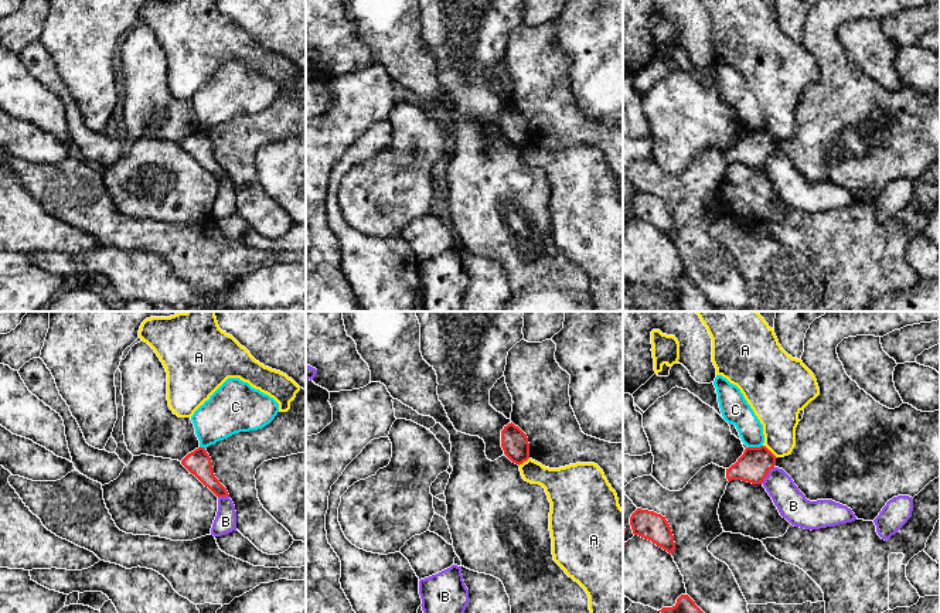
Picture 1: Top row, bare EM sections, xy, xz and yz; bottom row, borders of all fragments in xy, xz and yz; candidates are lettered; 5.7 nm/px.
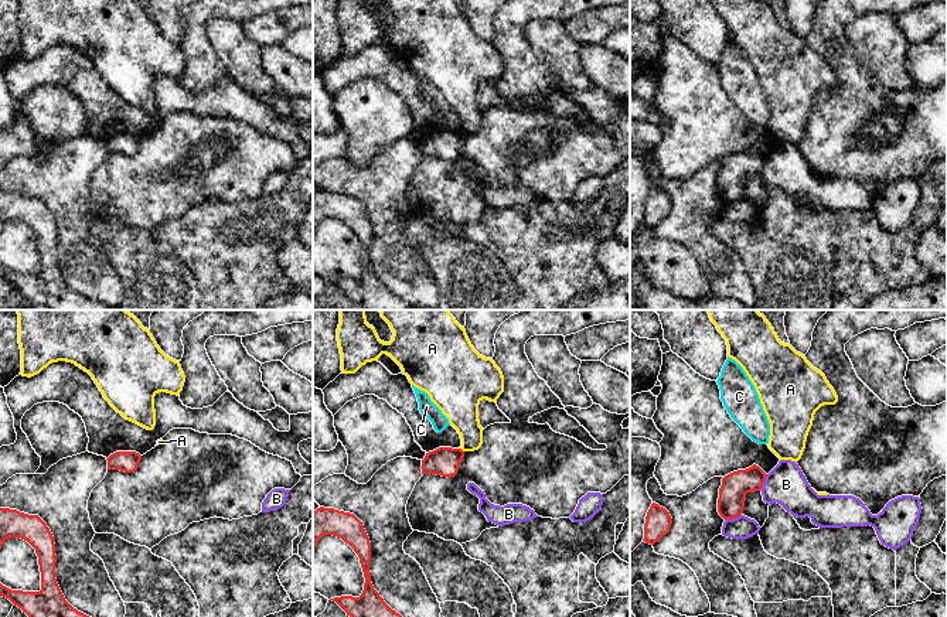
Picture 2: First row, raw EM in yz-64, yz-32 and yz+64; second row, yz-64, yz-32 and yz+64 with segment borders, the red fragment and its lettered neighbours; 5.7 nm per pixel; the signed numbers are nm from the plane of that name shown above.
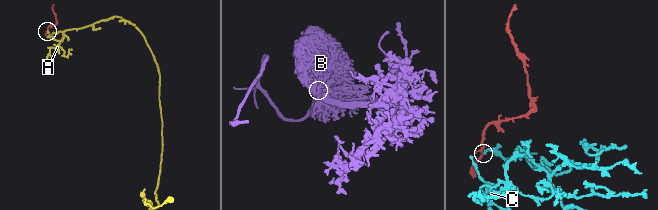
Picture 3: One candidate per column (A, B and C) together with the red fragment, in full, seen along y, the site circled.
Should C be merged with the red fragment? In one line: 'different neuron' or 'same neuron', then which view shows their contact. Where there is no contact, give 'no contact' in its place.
different neuron; meets red in yz

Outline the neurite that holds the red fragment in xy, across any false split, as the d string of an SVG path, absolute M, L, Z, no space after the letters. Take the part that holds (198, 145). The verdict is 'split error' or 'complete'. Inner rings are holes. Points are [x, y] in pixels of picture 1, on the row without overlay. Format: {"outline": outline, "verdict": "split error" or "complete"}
{"outline": "M198 130L194 134L188 136L181 143L181 147L217 180L229 180L227 171L215 160L211 140L204 130Z", "verdict": "complete"}

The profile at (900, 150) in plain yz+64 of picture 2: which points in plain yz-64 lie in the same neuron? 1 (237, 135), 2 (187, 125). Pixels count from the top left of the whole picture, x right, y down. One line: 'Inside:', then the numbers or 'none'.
Inside: 1, 2

